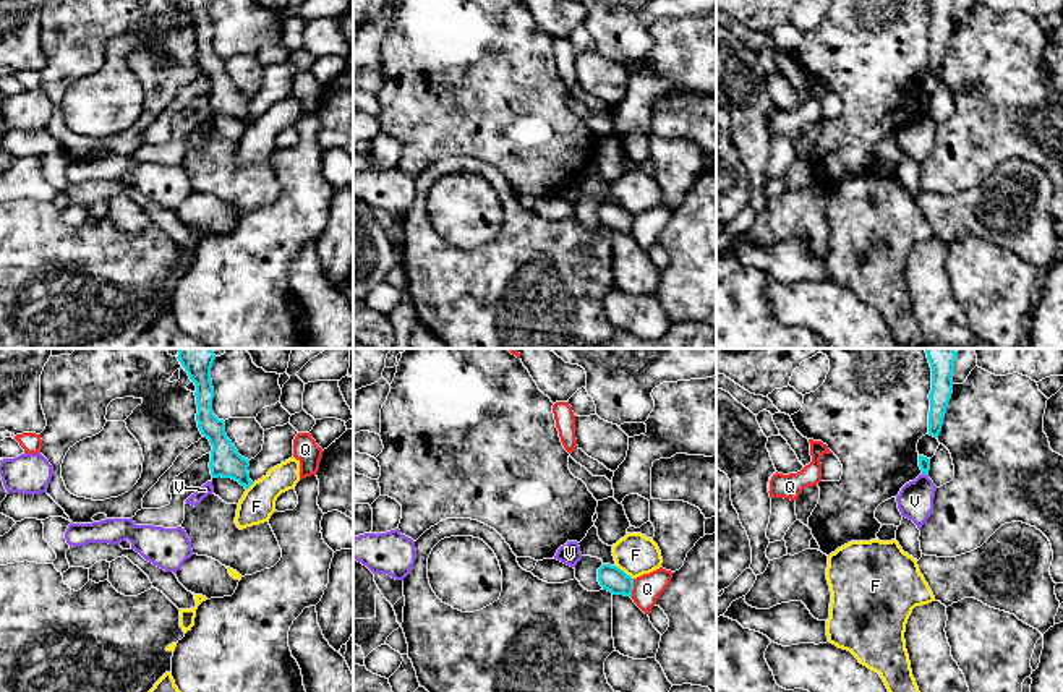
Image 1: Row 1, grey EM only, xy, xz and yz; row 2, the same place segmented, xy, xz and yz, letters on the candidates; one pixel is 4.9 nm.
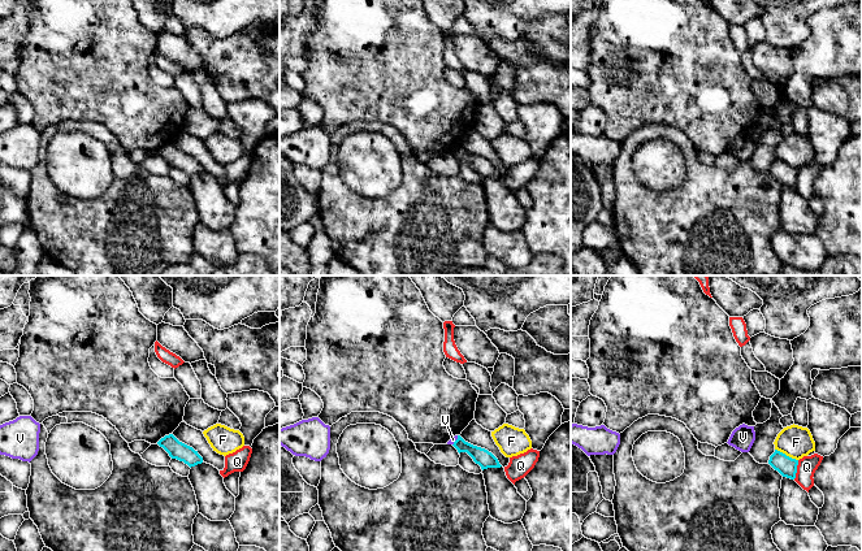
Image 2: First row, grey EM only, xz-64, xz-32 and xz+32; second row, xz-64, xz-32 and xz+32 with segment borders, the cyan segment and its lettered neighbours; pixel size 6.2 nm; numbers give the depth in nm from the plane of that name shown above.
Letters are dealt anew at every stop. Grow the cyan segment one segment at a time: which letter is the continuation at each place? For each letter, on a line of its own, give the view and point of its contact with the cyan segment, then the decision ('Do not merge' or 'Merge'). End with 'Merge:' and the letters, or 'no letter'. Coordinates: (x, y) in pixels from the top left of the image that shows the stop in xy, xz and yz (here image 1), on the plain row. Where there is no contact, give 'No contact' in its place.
F: Touches cyan at xz (624, 209). Do not merge
Q: Touches cyan at xz (632, 226). Do not merge
V: Touches cyan at yz (924, 111). Do not merge
Merge: no letter

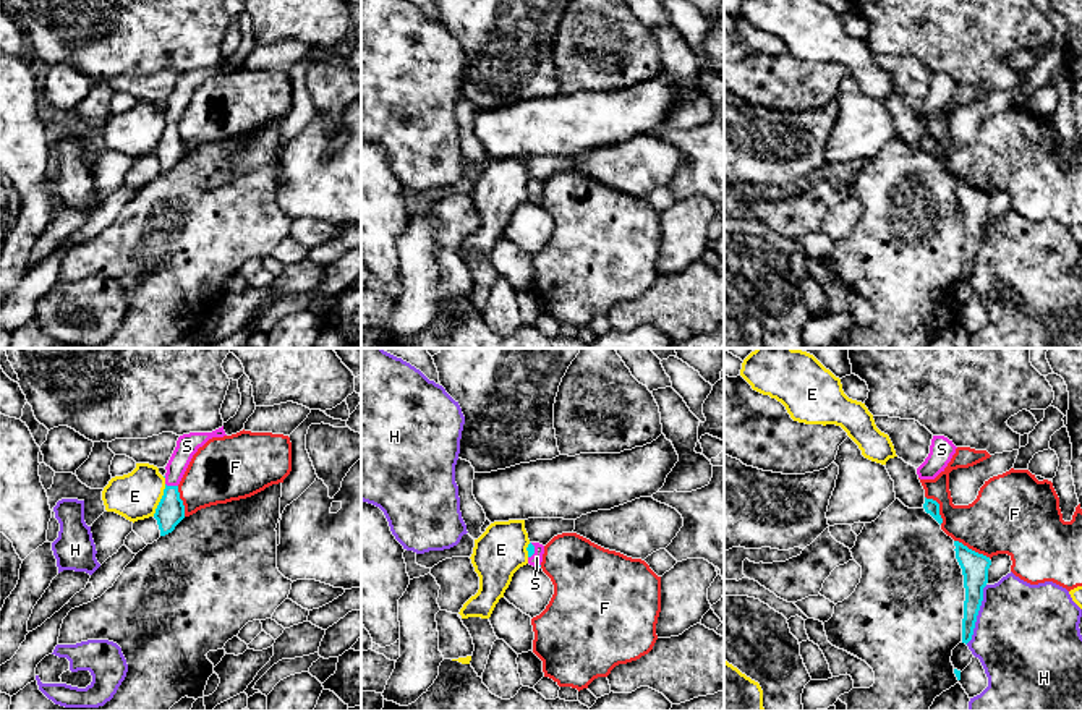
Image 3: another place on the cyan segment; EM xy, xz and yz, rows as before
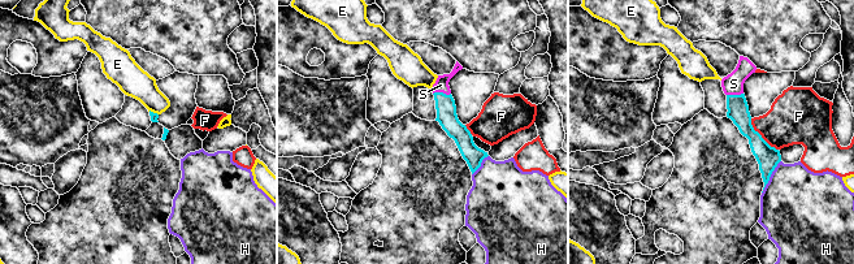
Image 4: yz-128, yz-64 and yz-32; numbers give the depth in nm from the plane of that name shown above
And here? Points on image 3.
E: Touches cyan at xy (161, 138). Do not merge
F: Touches cyan at yz (971, 187). Do not merge
H: Touches cyan at yz (977, 251). Do not merge
S: Touches cyan at xy (172, 123). Merge
Merge: S

